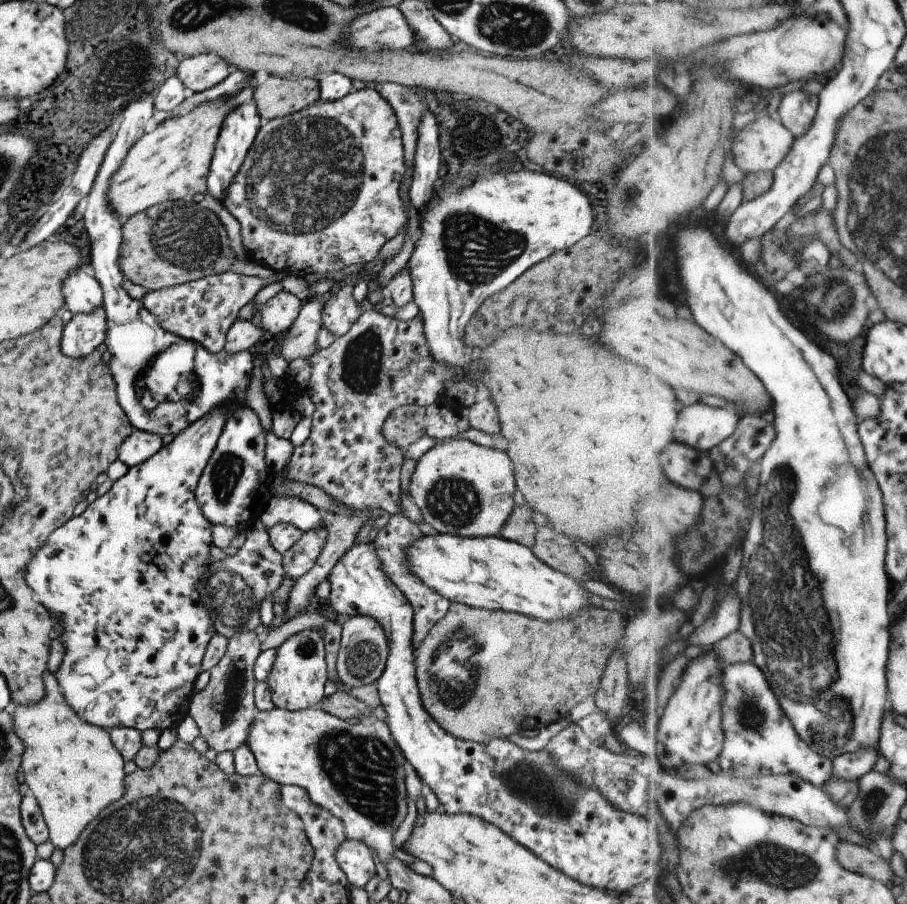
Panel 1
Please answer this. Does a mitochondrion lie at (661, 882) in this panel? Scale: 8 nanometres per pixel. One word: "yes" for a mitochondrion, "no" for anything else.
no

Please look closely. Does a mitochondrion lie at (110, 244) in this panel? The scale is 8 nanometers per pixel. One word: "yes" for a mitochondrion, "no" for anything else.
no

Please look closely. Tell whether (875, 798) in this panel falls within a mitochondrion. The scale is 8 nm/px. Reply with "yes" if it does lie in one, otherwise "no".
yes

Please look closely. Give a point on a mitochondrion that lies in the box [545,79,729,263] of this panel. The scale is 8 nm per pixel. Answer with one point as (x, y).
(629, 192)

